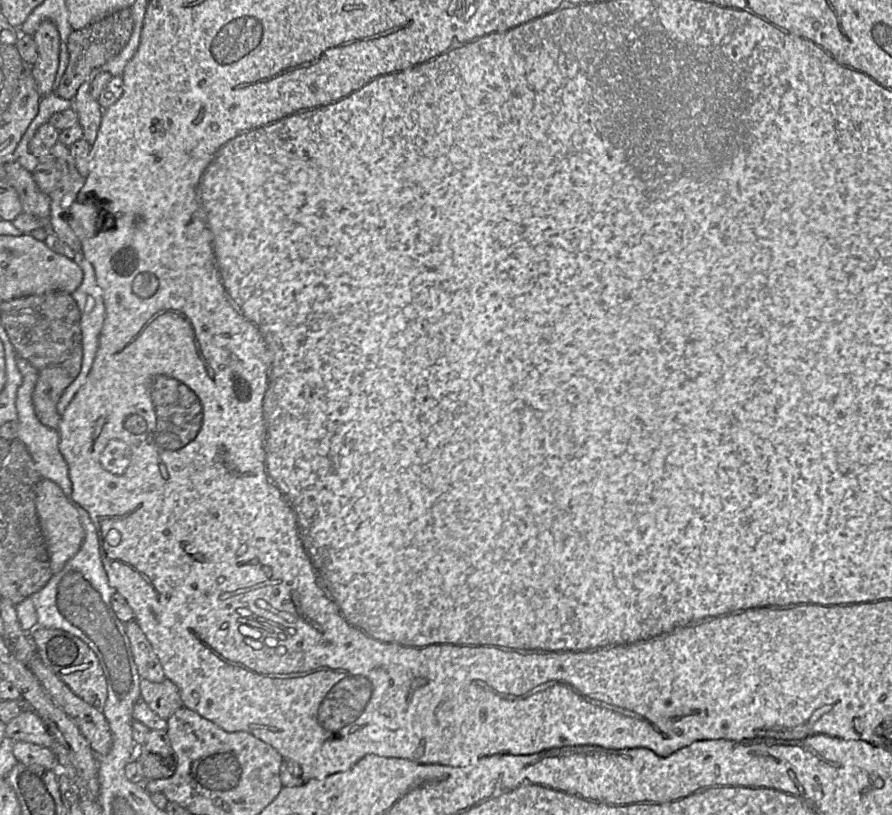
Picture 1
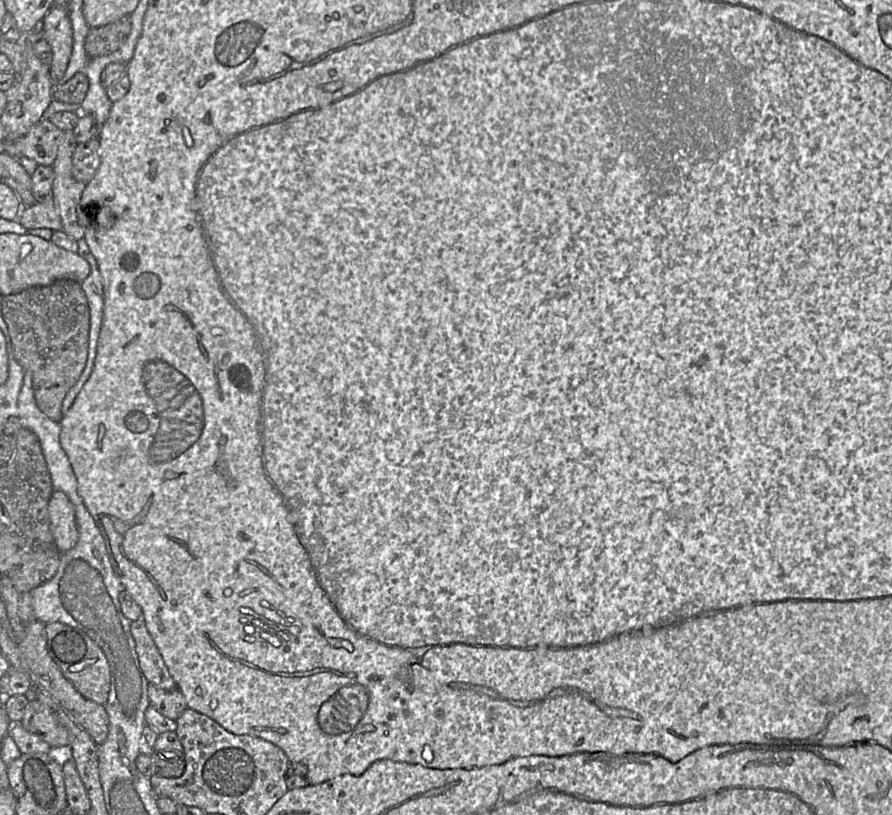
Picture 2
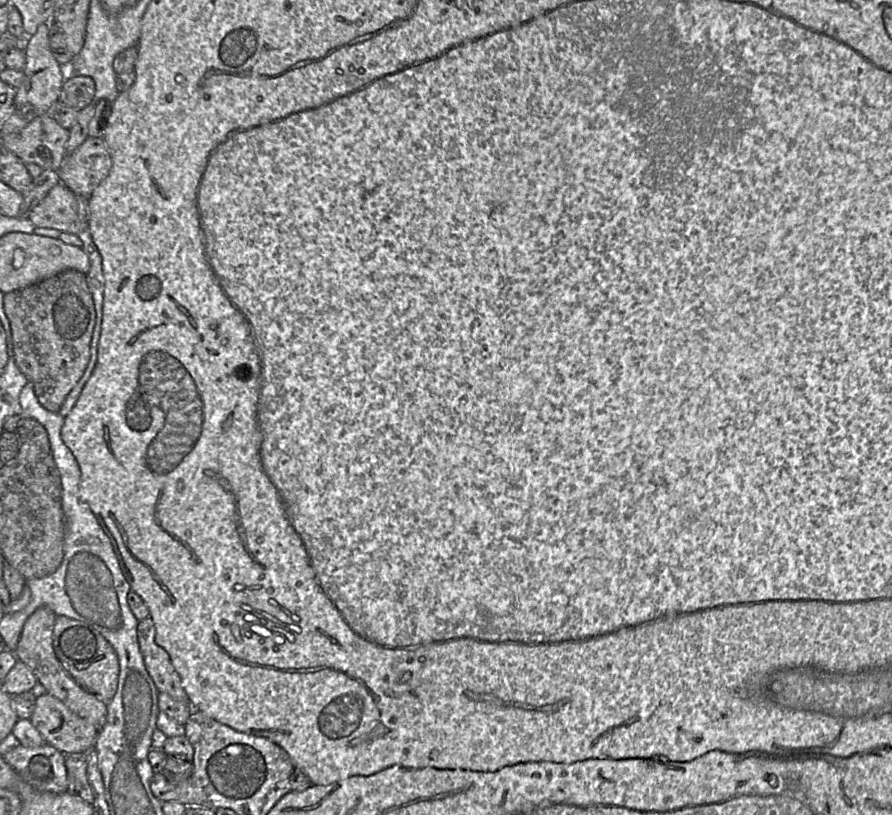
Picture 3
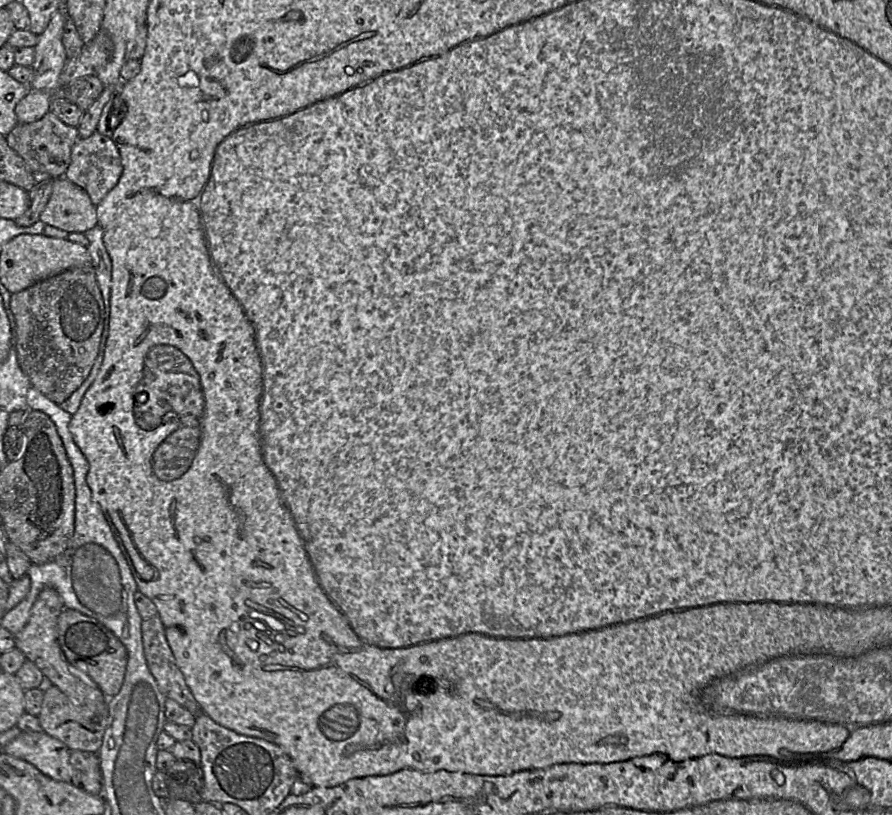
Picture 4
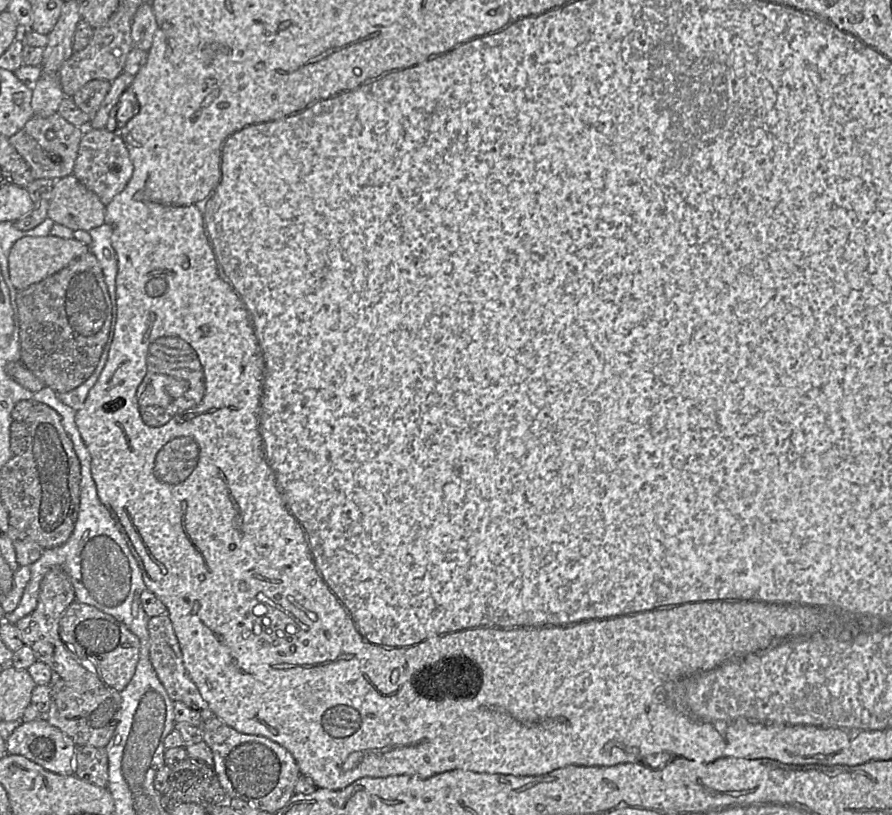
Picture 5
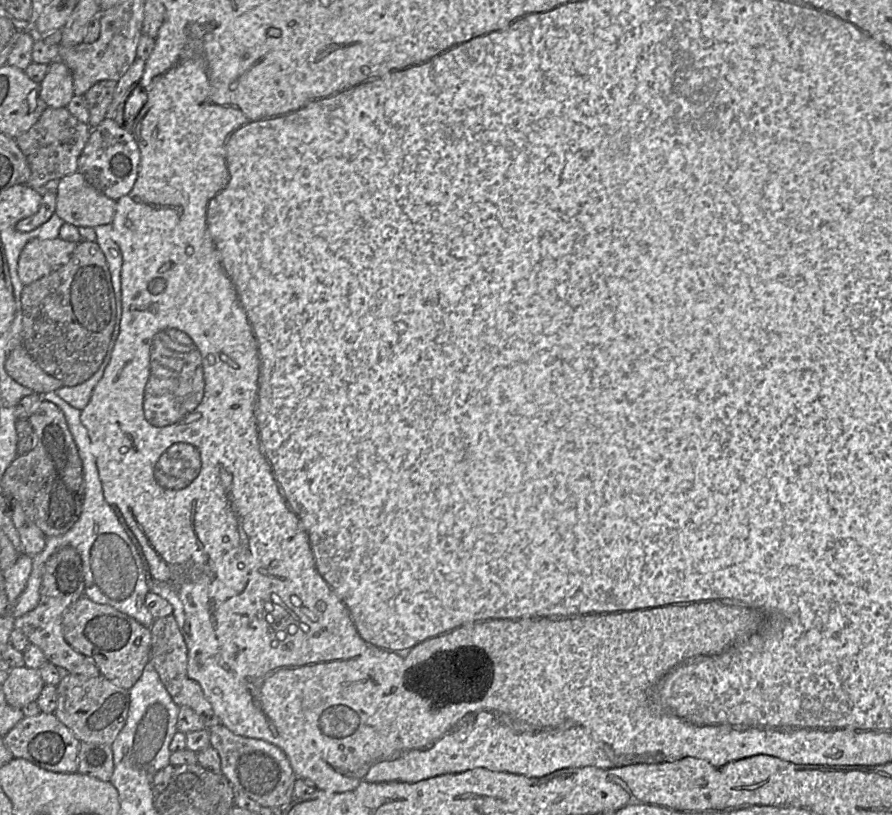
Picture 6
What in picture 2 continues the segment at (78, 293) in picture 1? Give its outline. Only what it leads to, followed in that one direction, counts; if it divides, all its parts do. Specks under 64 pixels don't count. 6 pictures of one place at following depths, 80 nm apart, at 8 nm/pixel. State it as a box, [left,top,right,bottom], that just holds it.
[61,237,104,415]

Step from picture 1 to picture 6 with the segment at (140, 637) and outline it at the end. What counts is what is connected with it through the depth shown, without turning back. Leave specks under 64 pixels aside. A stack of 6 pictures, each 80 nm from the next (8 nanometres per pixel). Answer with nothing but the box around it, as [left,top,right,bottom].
[151,614,221,728]

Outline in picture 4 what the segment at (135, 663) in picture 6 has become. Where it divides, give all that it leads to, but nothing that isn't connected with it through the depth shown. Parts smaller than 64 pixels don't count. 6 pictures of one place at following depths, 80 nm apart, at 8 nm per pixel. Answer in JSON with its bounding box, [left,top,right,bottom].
[56,609,127,698]

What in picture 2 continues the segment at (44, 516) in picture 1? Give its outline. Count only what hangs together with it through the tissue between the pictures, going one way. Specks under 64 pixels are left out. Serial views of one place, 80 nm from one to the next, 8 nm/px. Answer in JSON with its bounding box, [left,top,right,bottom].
[48,490,78,553]

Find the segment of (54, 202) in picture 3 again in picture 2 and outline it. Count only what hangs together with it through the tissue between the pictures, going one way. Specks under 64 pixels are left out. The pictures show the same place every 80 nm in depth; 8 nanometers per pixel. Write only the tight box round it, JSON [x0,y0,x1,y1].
[18,195,62,231]

